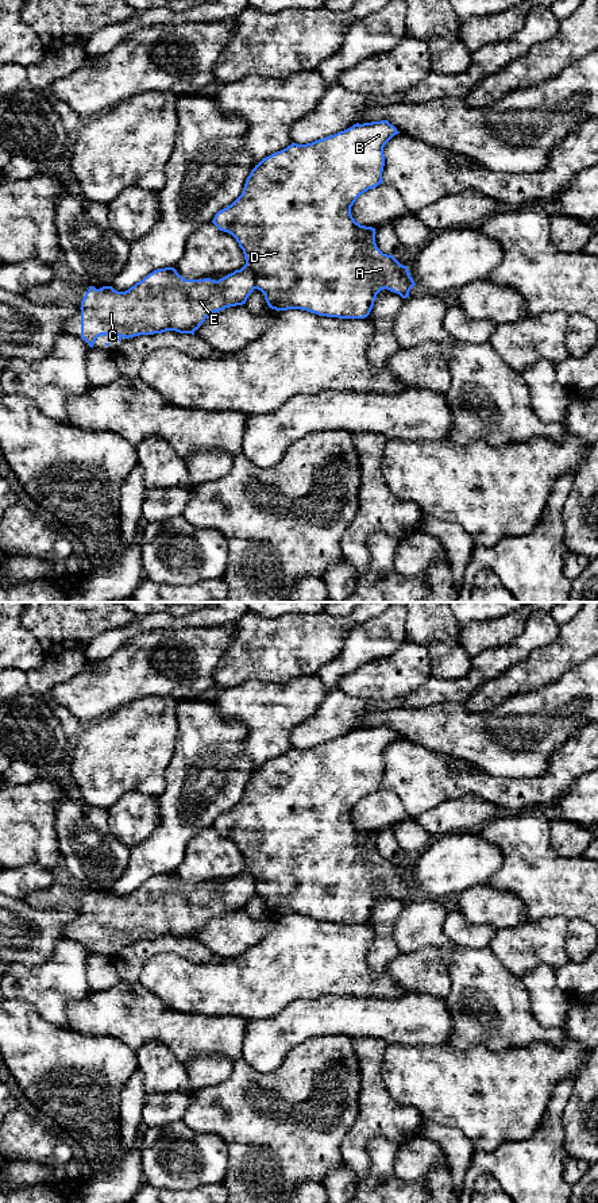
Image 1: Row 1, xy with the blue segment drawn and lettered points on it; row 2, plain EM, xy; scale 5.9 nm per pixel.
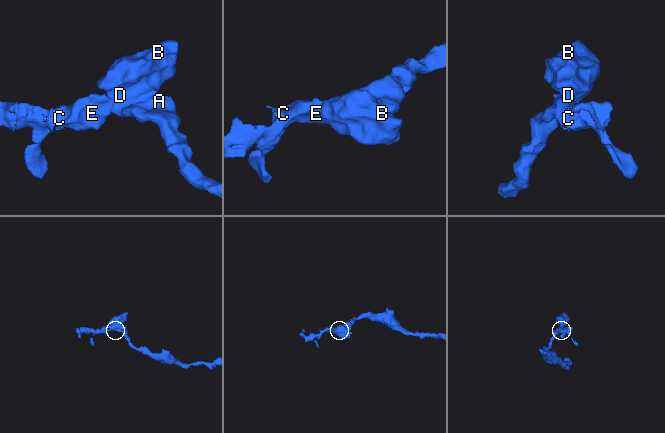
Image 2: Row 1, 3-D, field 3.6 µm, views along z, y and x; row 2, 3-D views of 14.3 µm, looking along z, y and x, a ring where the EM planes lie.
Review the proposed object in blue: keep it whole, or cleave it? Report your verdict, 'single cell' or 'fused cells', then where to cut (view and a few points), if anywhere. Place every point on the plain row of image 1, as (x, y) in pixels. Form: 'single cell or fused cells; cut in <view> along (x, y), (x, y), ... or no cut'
fused cells; cut in xy along (246, 867), (255, 880), (255, 893)

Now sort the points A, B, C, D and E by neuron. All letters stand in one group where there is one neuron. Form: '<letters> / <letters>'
A B D / C E

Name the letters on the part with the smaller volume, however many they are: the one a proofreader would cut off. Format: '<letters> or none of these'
C, E

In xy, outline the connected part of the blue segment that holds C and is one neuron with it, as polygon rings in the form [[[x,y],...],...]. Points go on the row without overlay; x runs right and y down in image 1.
[[[246,868],[240,875],[220,883],[219,886],[185,884],[174,872],[158,874],[136,887],[126,897],[117,897],[112,891],[96,894],[89,891],[81,906],[81,944],[93,953],[96,944],[101,940],[116,938],[119,946],[139,940],[162,938],[175,936],[192,938],[212,918],[229,911],[246,909],[254,897],[256,880]]]

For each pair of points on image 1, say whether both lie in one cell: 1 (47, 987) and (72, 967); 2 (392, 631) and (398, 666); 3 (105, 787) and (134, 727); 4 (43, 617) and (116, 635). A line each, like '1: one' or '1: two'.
1: one
2: two
3: one
4: two

